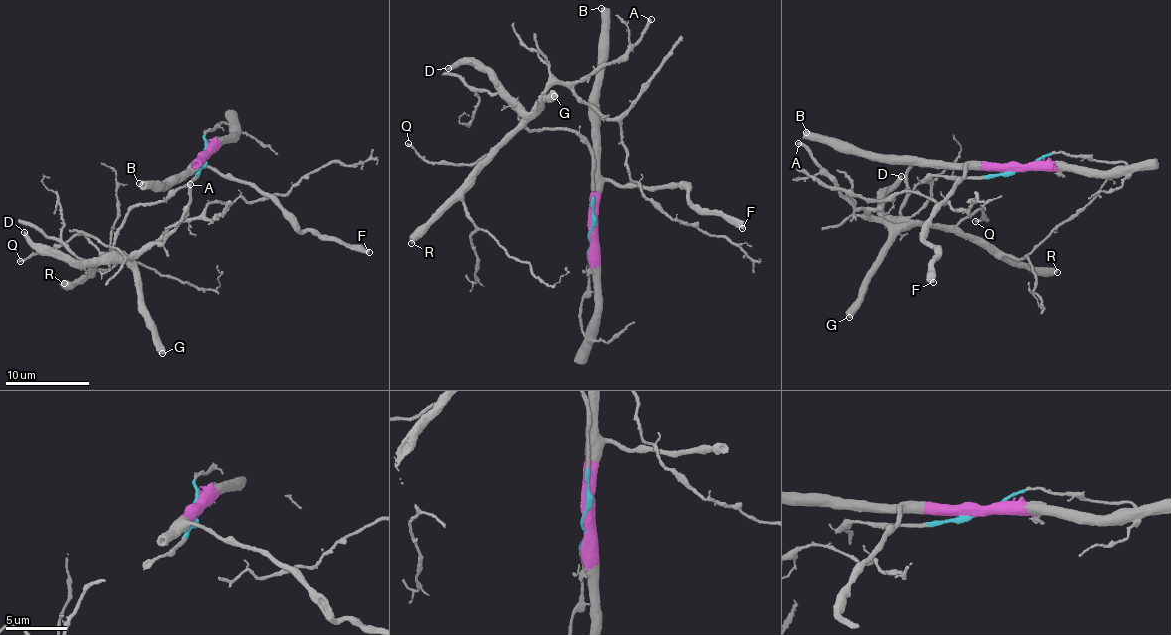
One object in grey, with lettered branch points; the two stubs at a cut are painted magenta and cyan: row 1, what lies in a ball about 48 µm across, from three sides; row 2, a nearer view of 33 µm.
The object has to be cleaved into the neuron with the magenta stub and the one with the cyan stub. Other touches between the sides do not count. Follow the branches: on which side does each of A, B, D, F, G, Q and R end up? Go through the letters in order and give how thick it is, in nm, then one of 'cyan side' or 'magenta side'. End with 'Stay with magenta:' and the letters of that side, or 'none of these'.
A: 320 nm thick; cyan side
B: 500 nm thick; magenta side
D: 240 nm thick; cyan side
F: 500 nm thick; magenta side
G: 550 nm thick; cyan side
Q: 220 nm thick; cyan side
R: 480 nm thick; cyan side
Stay with magenta: B, F

